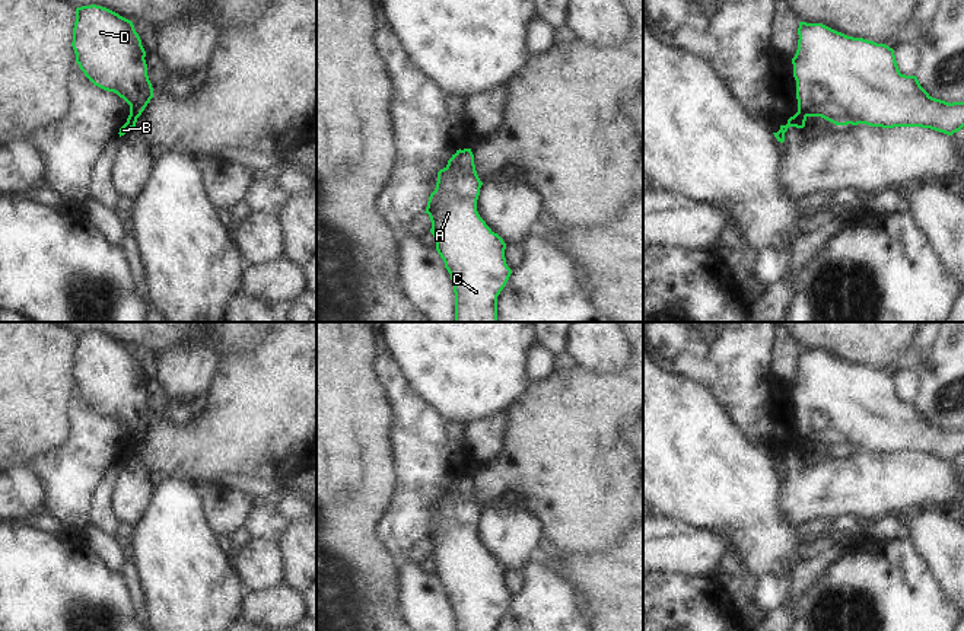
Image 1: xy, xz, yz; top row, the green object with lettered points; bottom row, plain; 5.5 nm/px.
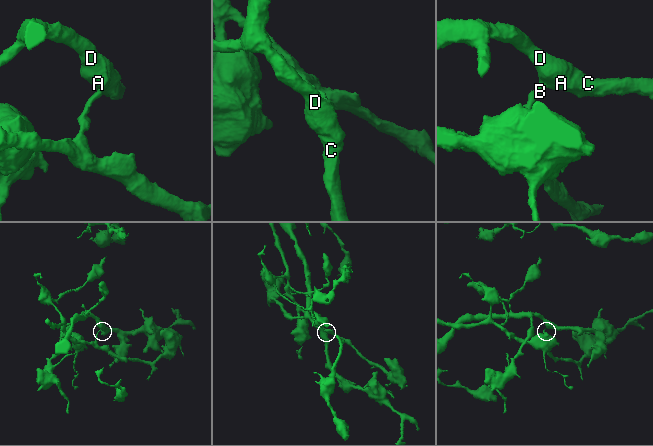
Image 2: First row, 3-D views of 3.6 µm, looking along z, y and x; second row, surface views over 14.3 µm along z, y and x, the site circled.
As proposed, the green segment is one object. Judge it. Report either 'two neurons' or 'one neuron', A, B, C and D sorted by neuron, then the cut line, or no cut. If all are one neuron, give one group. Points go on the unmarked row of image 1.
two neurons; groups A C D / B; cut yz (798, 430), (805, 443)

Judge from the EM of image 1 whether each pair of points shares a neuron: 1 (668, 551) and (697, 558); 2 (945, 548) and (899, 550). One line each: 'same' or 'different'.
1: same
2: different

